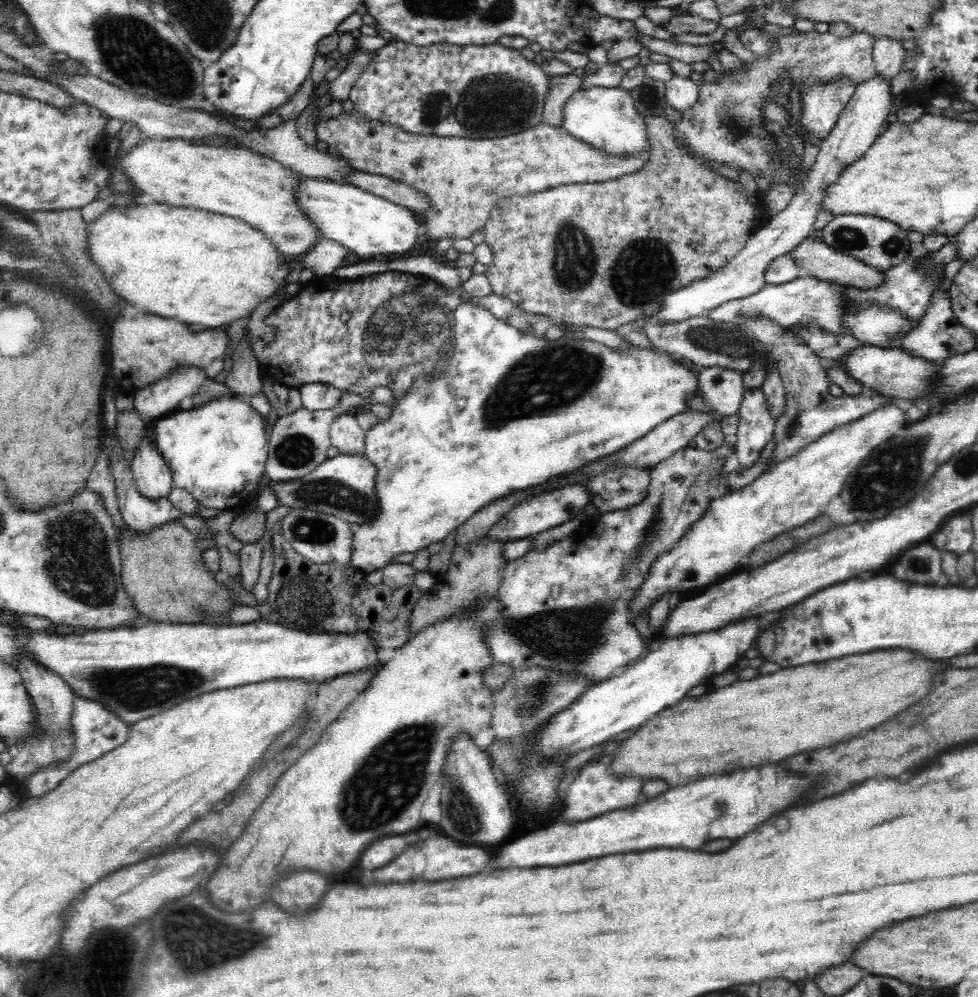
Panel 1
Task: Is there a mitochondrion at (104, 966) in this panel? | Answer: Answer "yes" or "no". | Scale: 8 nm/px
no

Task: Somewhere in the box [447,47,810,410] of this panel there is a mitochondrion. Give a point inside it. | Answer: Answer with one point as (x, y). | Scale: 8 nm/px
(646, 267)

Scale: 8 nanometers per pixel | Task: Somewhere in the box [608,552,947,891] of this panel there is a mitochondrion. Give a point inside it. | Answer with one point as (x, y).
(921, 565)

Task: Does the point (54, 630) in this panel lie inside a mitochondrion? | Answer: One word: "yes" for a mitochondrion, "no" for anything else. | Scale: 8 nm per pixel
no

